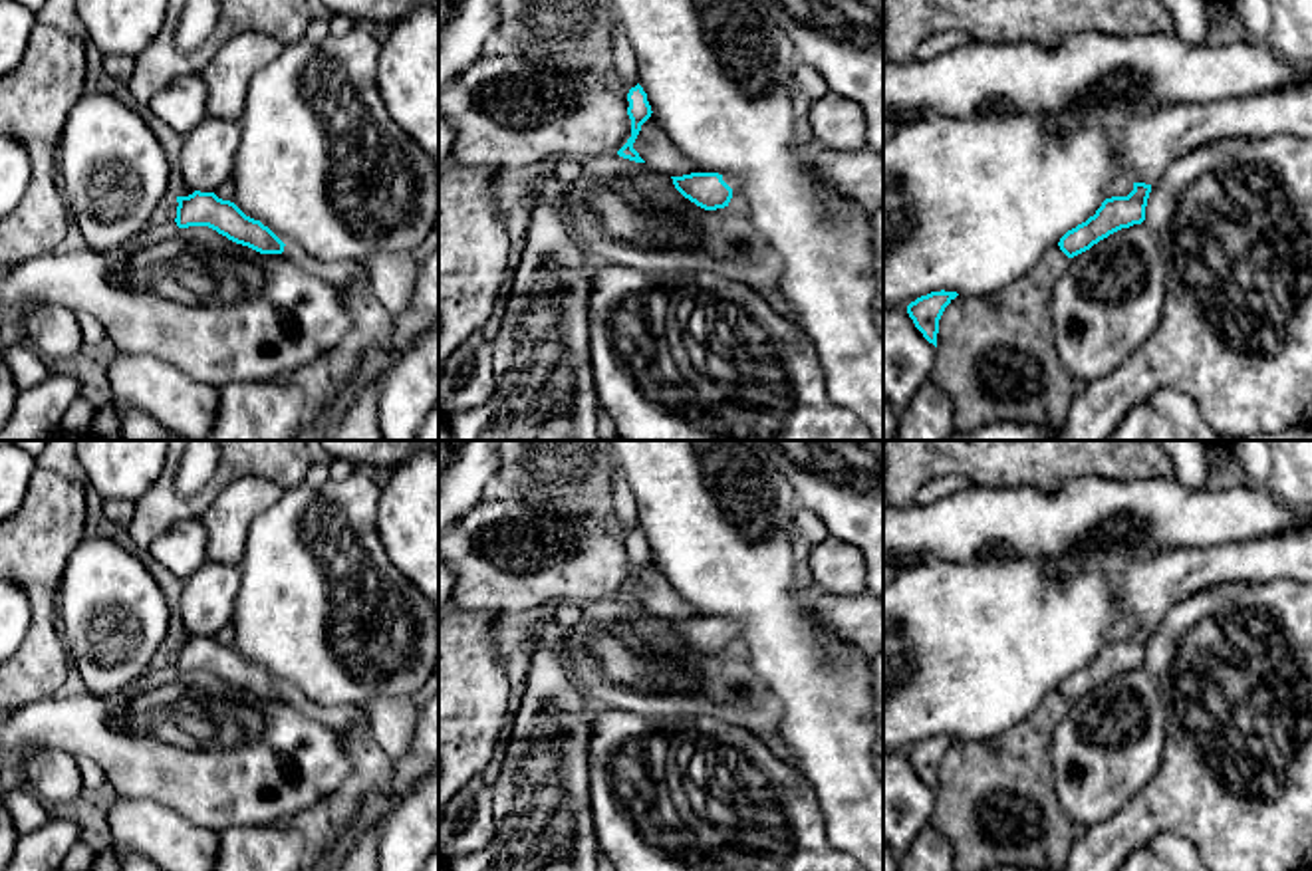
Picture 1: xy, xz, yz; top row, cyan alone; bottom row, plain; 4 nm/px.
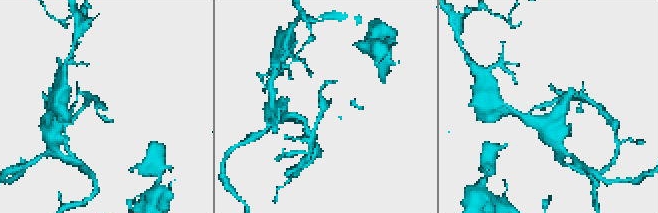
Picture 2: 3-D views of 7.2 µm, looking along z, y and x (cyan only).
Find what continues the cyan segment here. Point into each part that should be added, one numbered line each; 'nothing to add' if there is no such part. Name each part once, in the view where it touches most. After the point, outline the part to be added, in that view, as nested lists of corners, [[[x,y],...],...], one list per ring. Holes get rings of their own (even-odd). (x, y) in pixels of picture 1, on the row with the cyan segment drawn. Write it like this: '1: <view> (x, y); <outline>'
1: xz (737, 199); [[[722,175],[722,181],[732,188],[728,208],[742,208],[740,181],[730,175]]]

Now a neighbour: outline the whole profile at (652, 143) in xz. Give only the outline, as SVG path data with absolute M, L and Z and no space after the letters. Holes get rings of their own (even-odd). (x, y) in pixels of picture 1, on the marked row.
M649 117L633 143L633 149L647 163L649 169L669 175L683 177L699 173L699 169L669 141L661 125Z

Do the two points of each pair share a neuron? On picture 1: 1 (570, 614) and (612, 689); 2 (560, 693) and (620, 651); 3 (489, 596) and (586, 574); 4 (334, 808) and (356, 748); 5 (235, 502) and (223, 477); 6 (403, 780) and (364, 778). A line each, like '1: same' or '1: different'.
1: different
2: different
3: same
4: same
5: different
6: different

